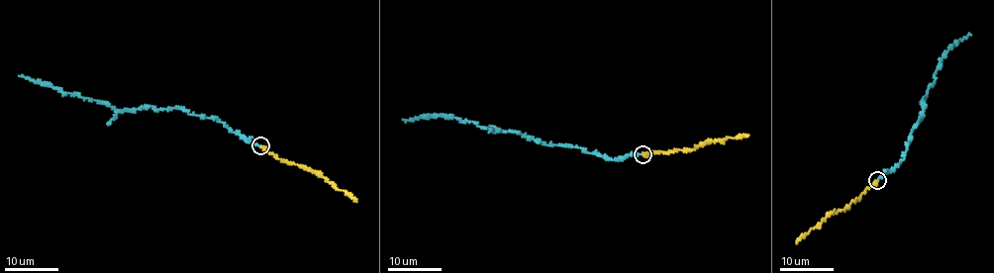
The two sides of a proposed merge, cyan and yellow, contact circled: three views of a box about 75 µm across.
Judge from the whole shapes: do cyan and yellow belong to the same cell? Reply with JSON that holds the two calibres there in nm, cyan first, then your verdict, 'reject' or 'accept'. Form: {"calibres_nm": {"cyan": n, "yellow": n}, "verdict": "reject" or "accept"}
{"calibres_nm": {"cyan": 180, "yellow": 190}, "verdict": "accept"}

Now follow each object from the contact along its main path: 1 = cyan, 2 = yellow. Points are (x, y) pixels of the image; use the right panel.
1: (877, 180), (903, 160), (914, 129), (923, 115), (922, 100), (944, 57), (951, 45), (969, 35)
2: (877, 180), (846, 209), (827, 216), (796, 242)

